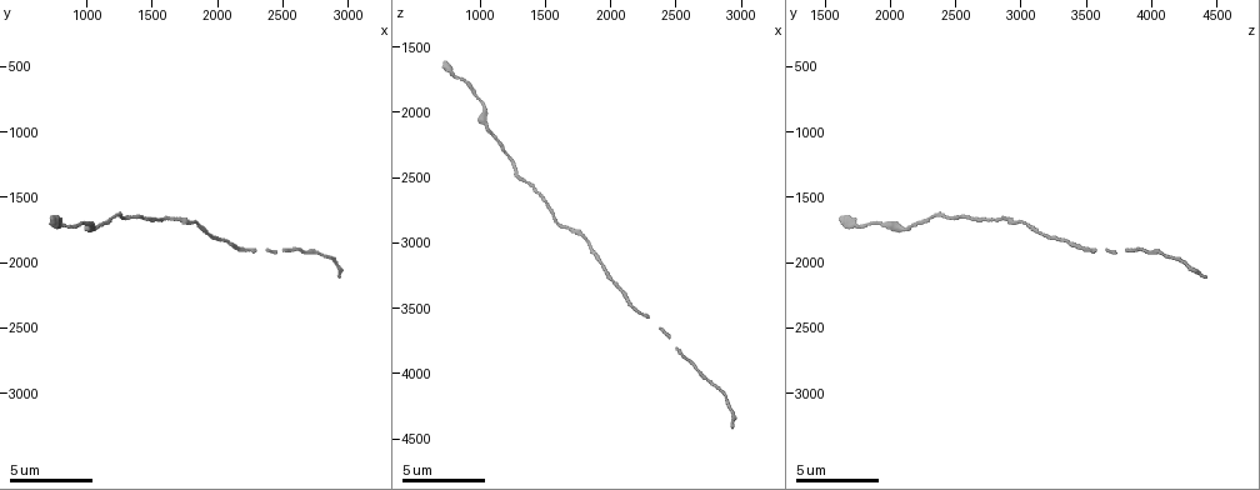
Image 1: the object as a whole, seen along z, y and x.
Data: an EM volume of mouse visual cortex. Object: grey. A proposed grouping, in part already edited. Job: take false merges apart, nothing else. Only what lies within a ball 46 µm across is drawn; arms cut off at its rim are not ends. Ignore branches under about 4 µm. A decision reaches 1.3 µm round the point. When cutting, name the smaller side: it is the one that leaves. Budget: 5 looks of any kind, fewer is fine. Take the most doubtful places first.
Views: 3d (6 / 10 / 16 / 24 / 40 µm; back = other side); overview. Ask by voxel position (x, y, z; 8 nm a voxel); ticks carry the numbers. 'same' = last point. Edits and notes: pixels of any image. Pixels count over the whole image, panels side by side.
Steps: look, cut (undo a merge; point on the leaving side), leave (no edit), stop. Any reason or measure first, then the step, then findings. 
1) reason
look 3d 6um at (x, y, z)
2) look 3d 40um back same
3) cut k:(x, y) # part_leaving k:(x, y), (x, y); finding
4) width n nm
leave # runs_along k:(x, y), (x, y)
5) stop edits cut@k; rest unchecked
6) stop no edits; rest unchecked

look 3d 10um at (1020, 1700, 1960)

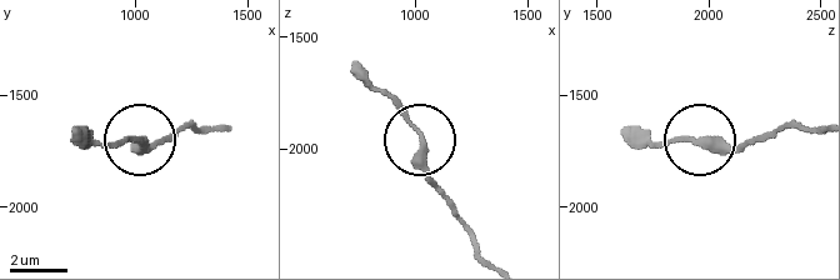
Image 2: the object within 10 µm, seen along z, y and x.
leave # runs_along 2:(215, 131), (191, 124), (153, 144), (121, 139), (81, 146); one neuron here

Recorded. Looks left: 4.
calibre changes
look 3d 16um at (2240, 1900, 3540)

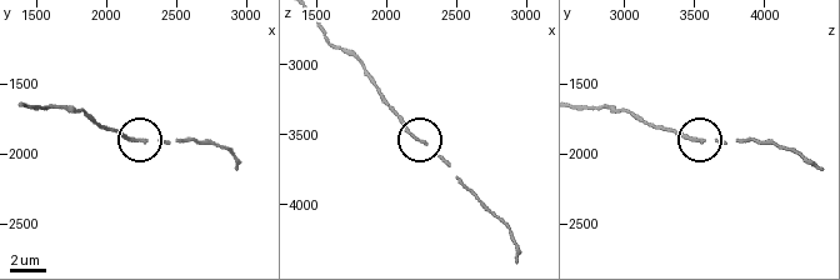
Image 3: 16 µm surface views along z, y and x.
look 3d 6um at (2260, 1880, 3540)

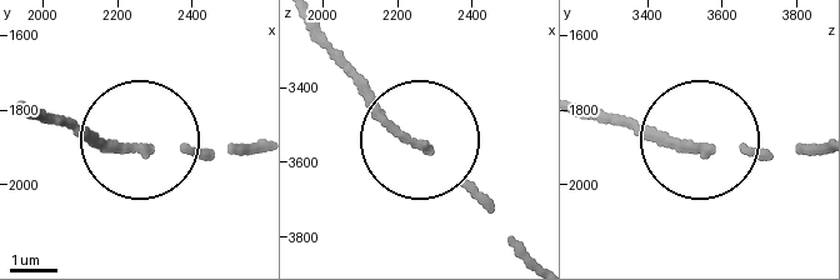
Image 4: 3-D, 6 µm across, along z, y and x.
width 140 nm
leave # continuous, no second neuron

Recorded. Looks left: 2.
look 3d 10um at (1900, 1740, 3100)

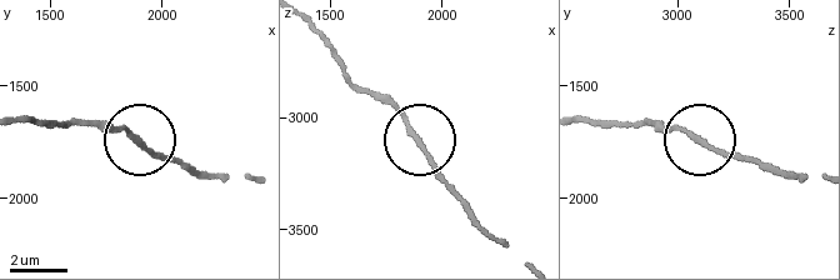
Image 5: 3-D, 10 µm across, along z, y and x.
look 3d 10um back at (1890, 1750, 3080)

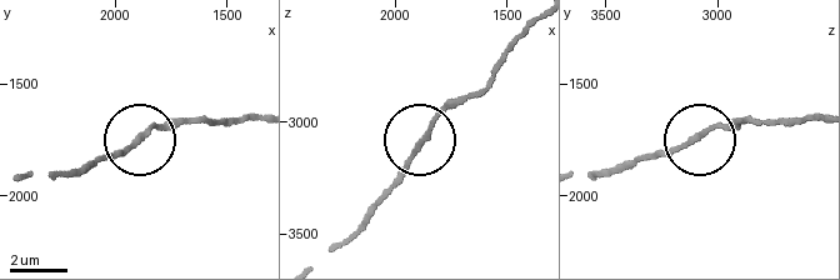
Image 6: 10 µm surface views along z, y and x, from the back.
leave # runs_along 6:(703, 136), (635, 161); all the same neuron

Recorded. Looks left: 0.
stop no edits; rest unchecked

